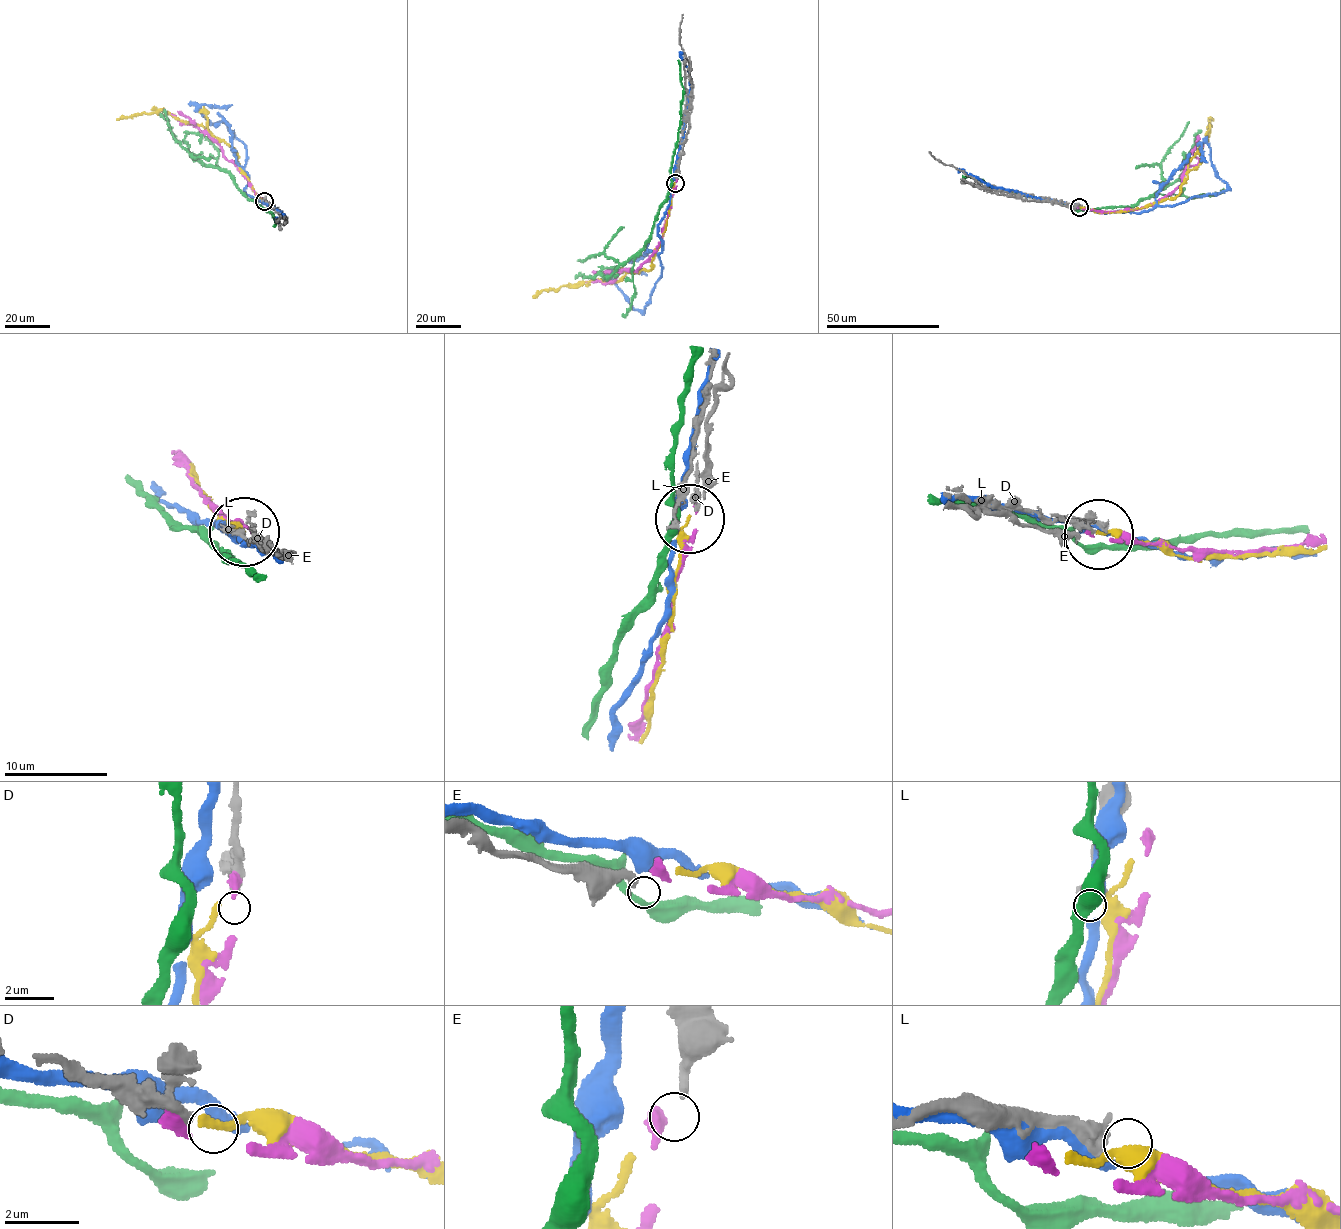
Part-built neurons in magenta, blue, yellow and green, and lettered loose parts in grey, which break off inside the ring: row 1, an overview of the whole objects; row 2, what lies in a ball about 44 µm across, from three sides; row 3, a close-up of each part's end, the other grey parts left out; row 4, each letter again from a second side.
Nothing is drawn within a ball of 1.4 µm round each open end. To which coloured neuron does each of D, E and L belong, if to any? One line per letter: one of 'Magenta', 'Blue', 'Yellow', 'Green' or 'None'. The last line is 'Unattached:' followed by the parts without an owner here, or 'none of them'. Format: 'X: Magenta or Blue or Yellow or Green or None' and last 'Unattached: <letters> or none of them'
D: None
E: None
L: None
Unattached: D, E, L

